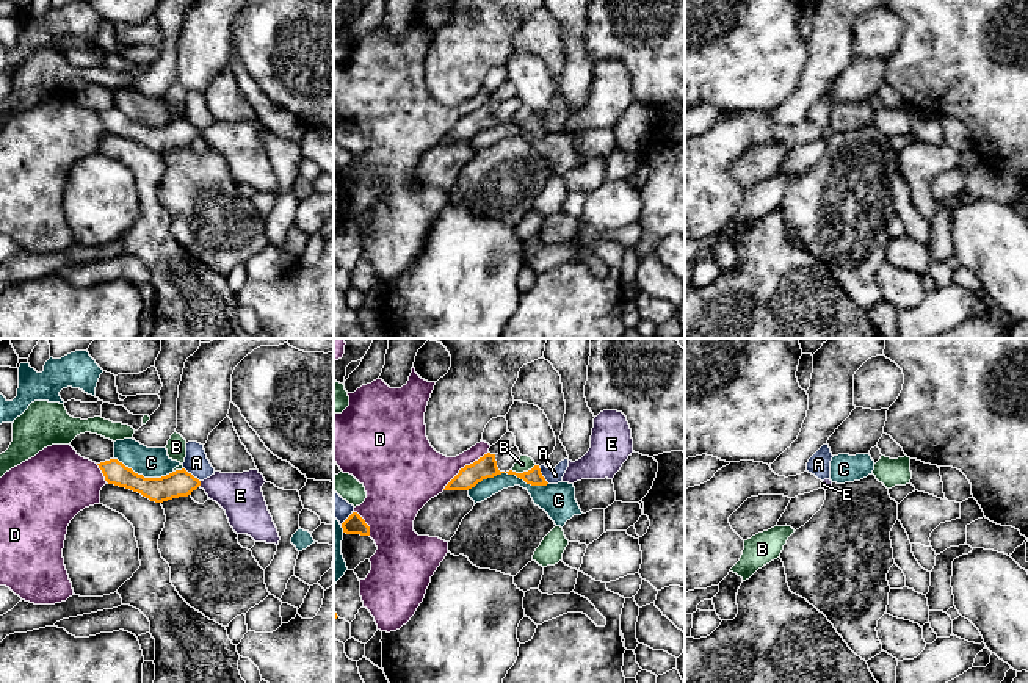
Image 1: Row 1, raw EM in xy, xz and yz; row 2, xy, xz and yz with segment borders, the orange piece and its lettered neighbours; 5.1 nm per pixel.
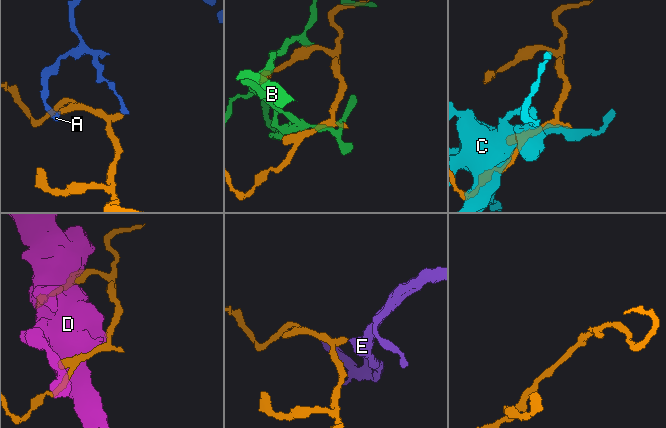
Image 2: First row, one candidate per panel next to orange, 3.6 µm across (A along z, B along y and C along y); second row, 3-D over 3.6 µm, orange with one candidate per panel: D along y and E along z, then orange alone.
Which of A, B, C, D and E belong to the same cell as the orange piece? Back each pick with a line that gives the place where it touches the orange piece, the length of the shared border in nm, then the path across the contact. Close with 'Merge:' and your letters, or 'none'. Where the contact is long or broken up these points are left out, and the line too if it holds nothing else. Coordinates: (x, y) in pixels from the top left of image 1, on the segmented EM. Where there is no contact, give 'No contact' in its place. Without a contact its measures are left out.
E: Touches orange at xy (199, 484). Shared border 40 nm. Path across: xy (180, 483), (199, 484), (224, 487), (240, 495)
Merge: E

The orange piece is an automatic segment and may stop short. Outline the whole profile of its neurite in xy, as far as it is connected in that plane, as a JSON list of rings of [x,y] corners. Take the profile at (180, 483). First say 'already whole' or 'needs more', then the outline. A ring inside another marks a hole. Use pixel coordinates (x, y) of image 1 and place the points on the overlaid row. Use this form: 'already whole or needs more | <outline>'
needs more | [[[118,459],[97,465],[108,484],[138,492],[155,503],[188,497],[201,487],[210,500],[226,511],[229,523],[237,534],[248,534],[255,542],[279,545],[281,537],[262,492],[262,486],[266,481],[259,470],[243,473],[215,472],[210,478],[199,481],[185,468],[161,478],[144,478]]]

